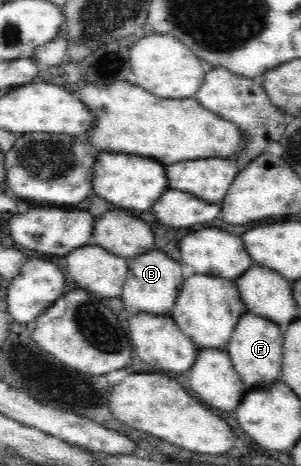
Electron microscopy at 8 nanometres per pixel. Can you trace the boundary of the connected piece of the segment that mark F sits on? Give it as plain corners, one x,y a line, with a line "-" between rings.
250,312
241,315
225,350
246,389
263,387
279,379
283,357
282,343
283,334
276,323

